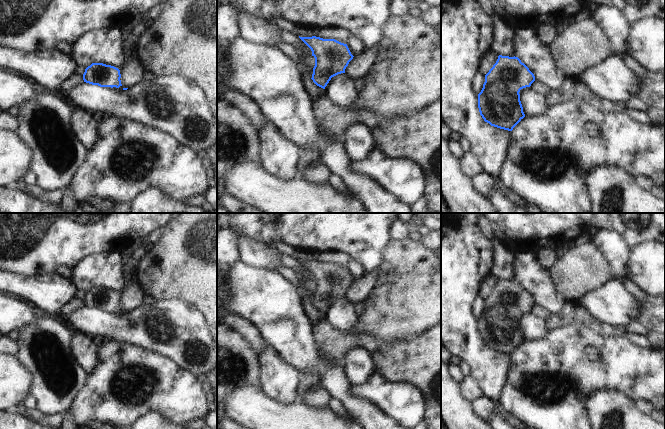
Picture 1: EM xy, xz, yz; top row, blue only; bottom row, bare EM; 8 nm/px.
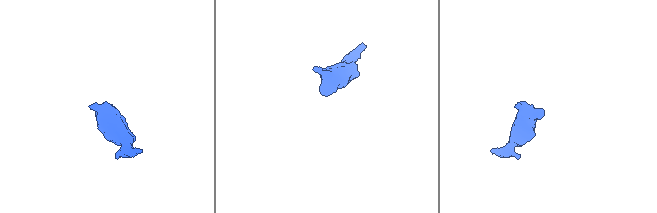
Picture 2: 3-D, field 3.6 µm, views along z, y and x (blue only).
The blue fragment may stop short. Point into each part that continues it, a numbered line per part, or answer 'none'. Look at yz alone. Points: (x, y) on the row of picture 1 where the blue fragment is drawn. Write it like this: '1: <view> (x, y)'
none

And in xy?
none

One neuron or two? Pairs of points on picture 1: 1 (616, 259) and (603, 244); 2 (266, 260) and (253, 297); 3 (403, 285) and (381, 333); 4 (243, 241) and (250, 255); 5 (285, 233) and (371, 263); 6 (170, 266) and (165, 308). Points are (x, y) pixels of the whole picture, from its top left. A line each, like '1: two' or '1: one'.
1: one
2: two
3: one
4: one
5: one
6: two

